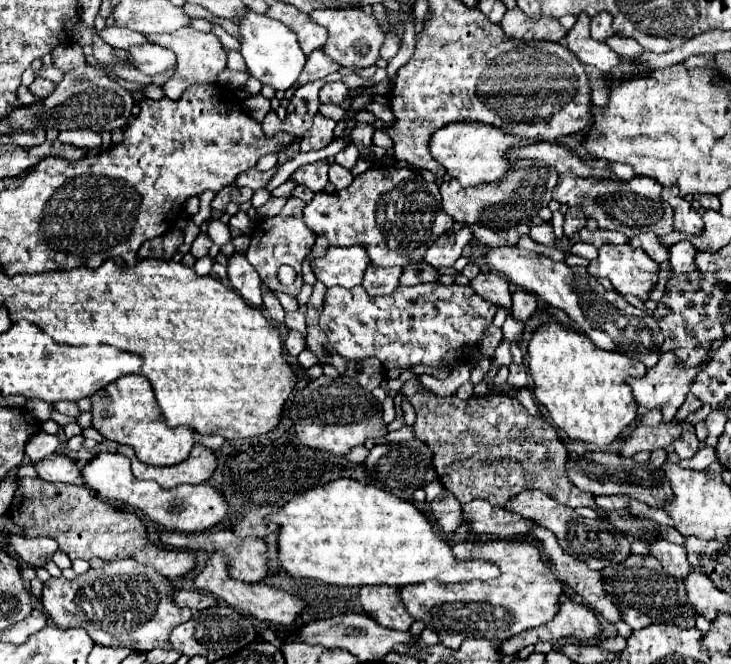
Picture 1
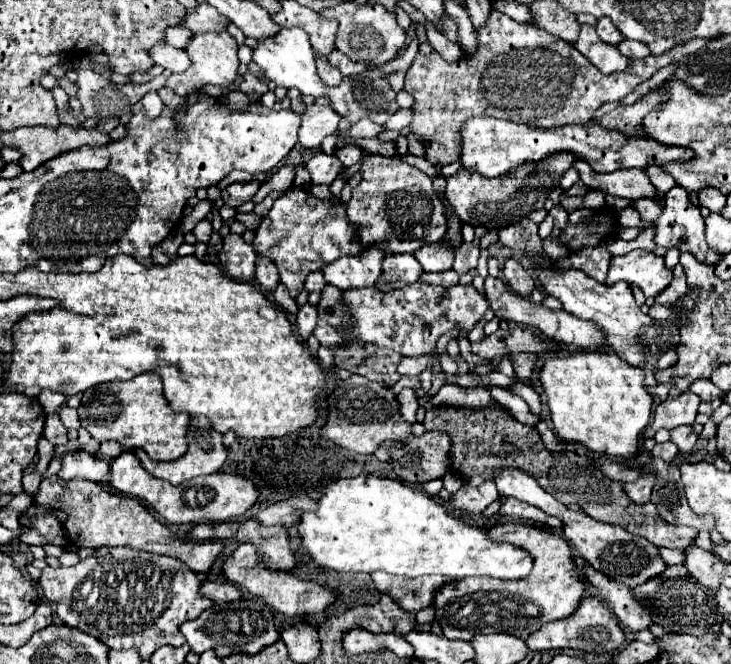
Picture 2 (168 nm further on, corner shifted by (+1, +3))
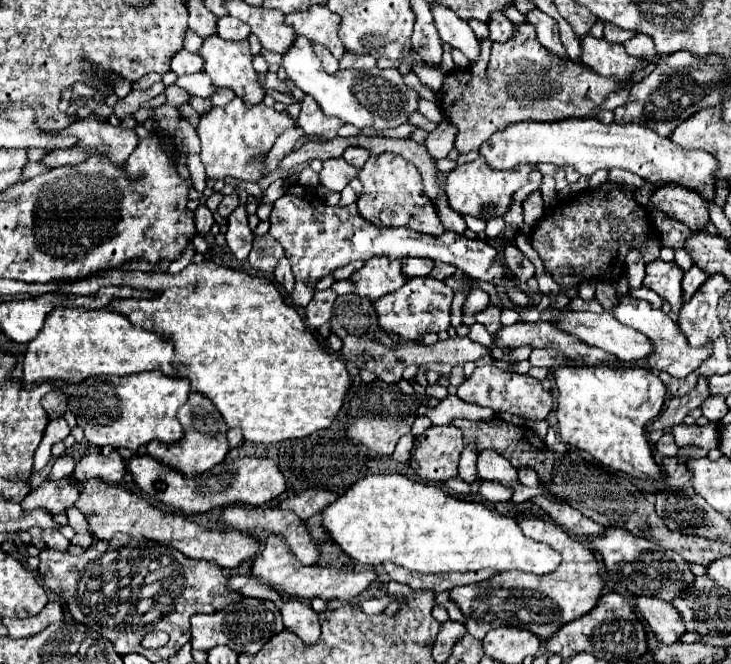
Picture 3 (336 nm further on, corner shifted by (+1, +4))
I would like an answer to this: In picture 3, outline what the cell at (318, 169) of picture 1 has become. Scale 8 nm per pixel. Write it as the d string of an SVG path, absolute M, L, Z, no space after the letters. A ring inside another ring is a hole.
M327 159L323 161L323 171L319 173L319 181L323 187L331 191L343 191L351 179L359 175L359 169L349 165L345 159Z

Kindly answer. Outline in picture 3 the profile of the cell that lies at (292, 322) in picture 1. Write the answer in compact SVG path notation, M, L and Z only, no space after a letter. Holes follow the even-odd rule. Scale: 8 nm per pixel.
M287 257L279 259L279 263L275 267L275 279L283 285L283 289L287 293L293 291L293 273L291 273L291 265L289 265L289 259Z

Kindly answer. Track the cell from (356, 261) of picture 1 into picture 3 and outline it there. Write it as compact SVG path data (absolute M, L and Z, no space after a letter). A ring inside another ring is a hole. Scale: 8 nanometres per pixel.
M383 257L383 259L369 259L365 267L351 277L351 281L355 283L357 295L363 295L373 301L403 287L407 277L401 271L399 259Z

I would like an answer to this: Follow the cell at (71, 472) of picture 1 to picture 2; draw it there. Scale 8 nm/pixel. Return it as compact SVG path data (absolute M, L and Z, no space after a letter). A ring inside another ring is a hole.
M79 450L67 452L61 458L61 470L57 474L61 480L89 480L89 482L103 482L109 476L109 464L105 460L97 460L95 456Z

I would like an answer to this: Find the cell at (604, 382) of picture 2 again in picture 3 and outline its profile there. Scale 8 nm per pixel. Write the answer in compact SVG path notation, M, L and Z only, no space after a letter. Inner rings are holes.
M559 367L555 369L559 389L557 421L559 437L581 451L587 451L603 465L637 479L659 479L661 467L653 459L645 425L663 409L667 387L647 369L599 367Z

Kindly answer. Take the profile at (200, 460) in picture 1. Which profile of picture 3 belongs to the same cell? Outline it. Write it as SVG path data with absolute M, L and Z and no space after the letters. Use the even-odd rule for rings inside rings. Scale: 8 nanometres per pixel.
M191 391L187 403L177 411L177 419L183 425L185 437L179 443L167 445L167 443L149 443L147 445L147 453L159 461L163 461L169 467L175 467L177 471L181 471L185 477L195 477L211 467L215 467L217 463L221 463L229 451L229 441L227 441L227 425L225 419L219 415L219 409L211 403L211 399L207 399L203 393L199 391Z

